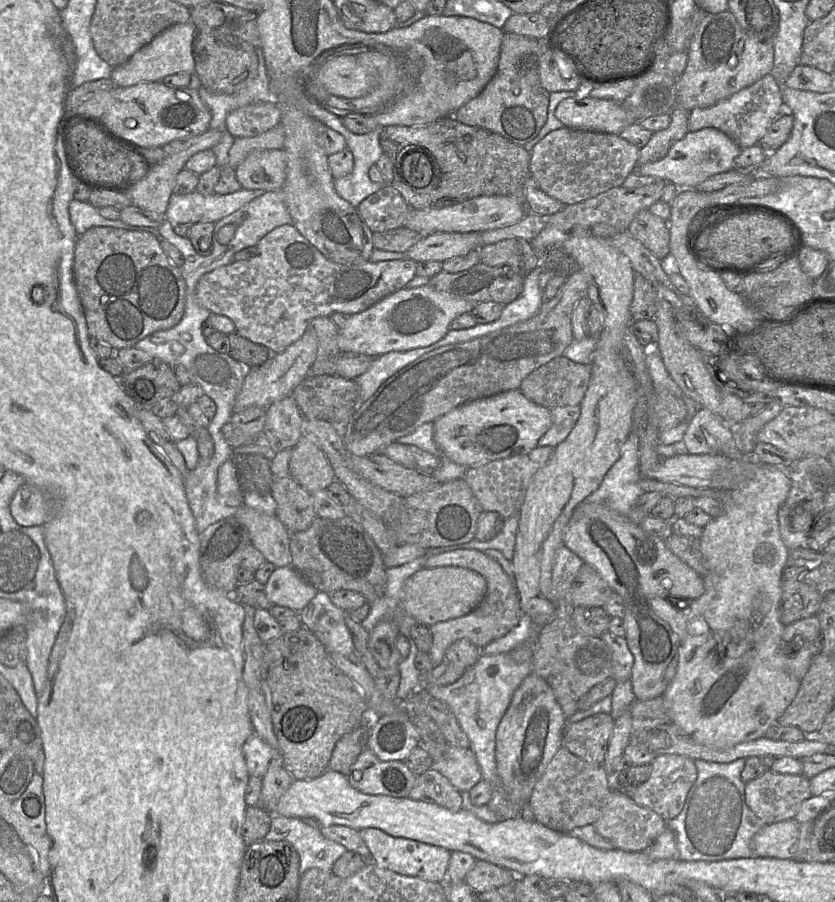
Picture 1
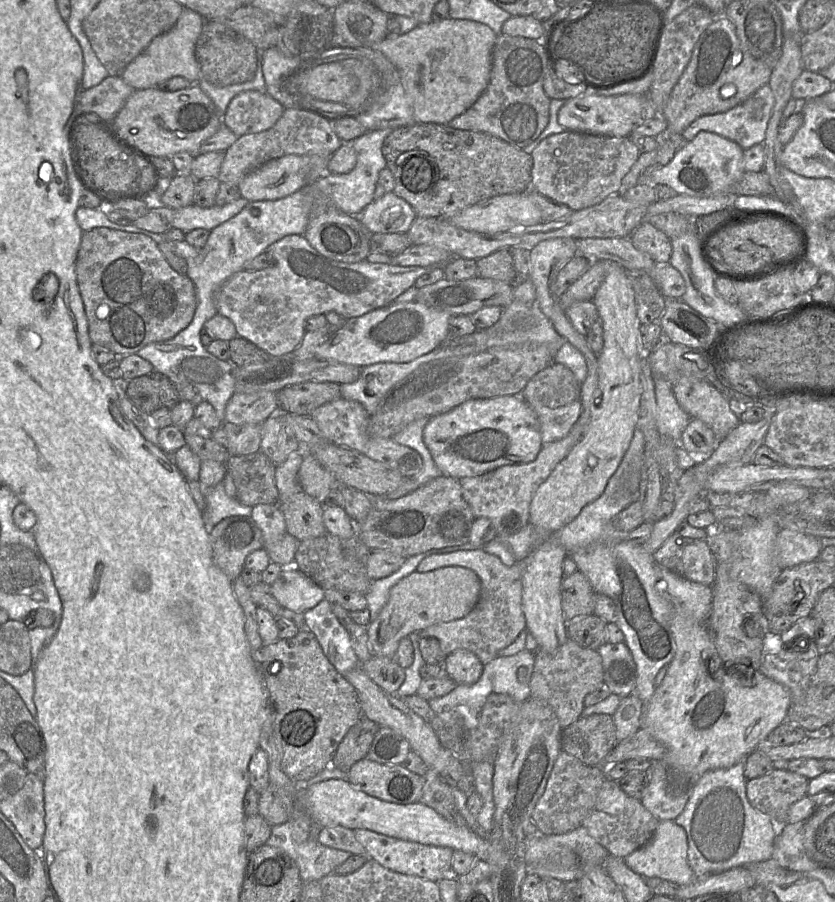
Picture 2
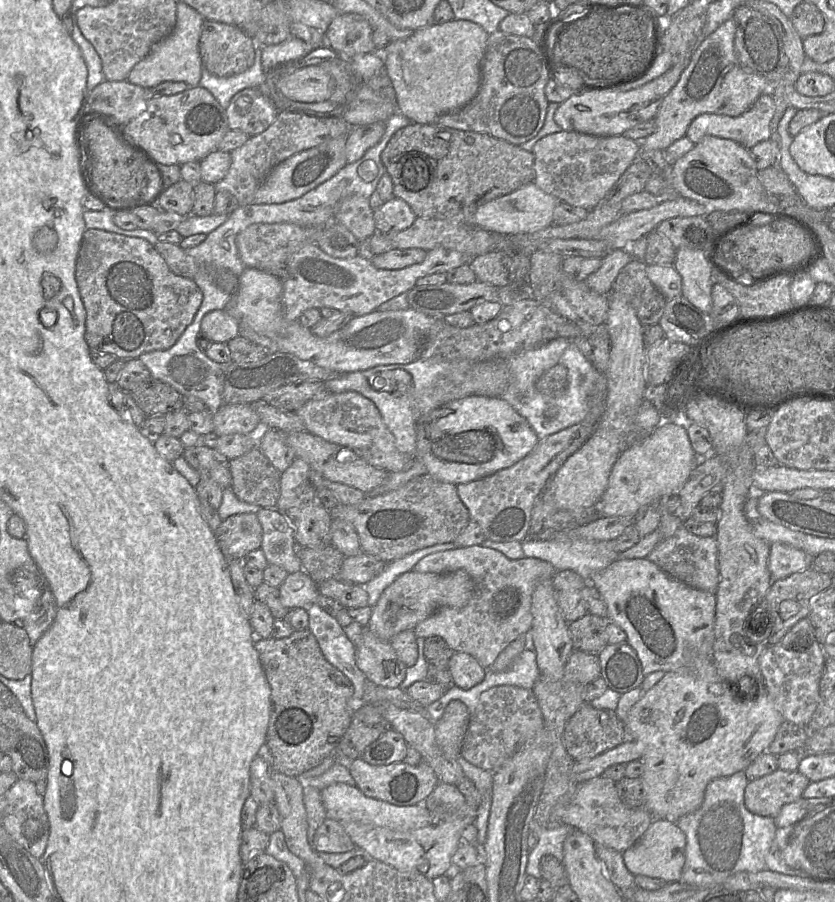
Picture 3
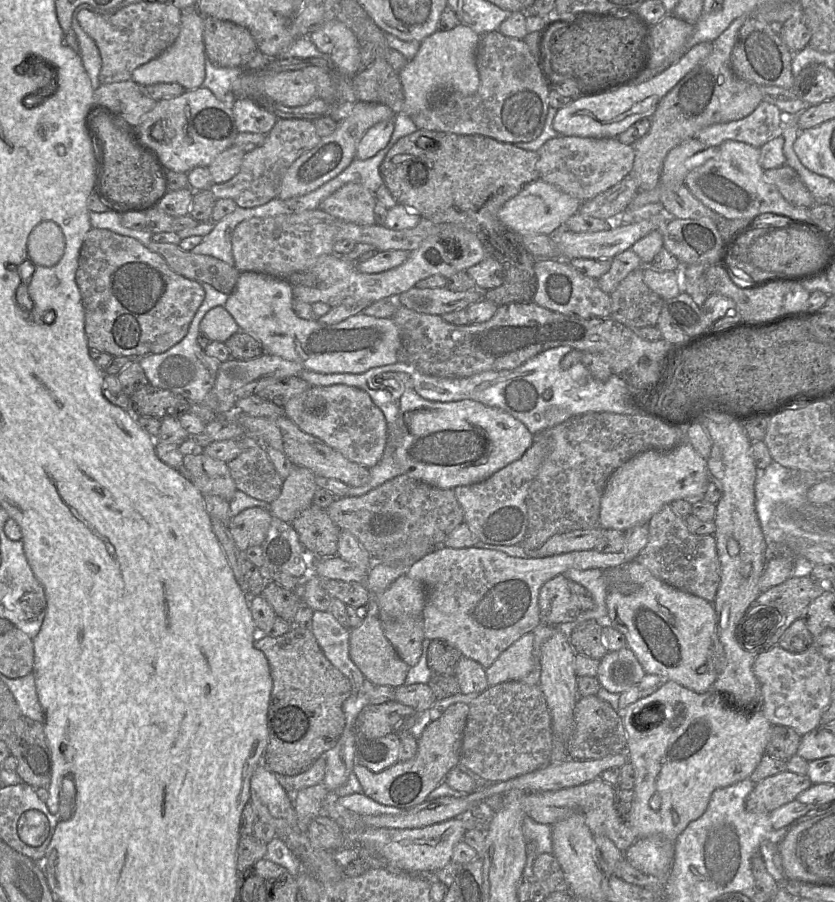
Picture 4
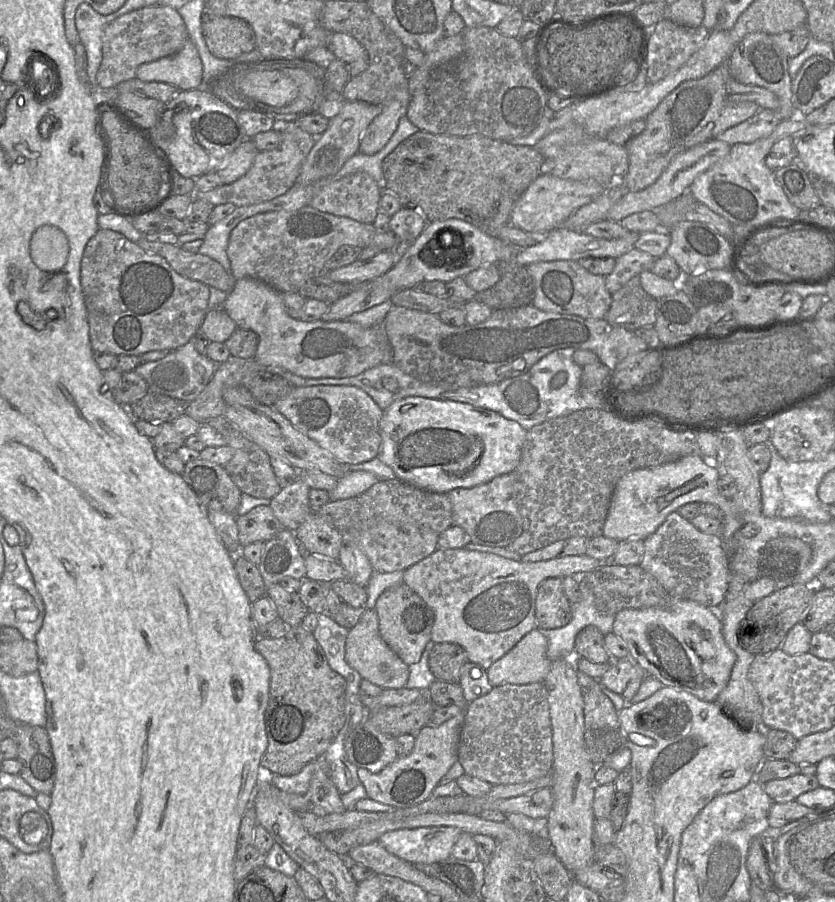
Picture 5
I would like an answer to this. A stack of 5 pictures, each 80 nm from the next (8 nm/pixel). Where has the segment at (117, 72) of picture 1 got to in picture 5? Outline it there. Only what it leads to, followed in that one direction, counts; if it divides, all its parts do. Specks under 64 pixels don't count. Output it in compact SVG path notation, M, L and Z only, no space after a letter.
M188 38L177 53L141 64L136 78L143 82L168 83L180 91L202 88L203 63L195 44Z

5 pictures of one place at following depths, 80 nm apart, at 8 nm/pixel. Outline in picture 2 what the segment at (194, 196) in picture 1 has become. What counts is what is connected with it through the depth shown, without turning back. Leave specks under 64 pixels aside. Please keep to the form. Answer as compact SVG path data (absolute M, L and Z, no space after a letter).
M240 197L222 206L214 205L203 208L193 203L186 207L173 209L173 228L179 229L185 234L198 228L211 231L216 226L237 215L248 203L248 200Z

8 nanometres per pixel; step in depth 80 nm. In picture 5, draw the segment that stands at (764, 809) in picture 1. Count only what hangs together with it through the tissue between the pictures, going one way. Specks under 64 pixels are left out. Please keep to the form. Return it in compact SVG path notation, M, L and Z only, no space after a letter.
M799 773L783 779L770 780L763 784L763 789L774 803L786 803L794 801L799 795L819 786L815 775Z

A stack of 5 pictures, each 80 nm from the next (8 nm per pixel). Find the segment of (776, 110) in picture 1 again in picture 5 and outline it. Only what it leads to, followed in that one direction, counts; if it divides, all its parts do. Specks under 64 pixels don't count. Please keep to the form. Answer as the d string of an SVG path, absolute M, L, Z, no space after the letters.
M761 108L754 116L728 128L715 139L730 145L752 143L769 136L780 122L781 120L774 110Z

